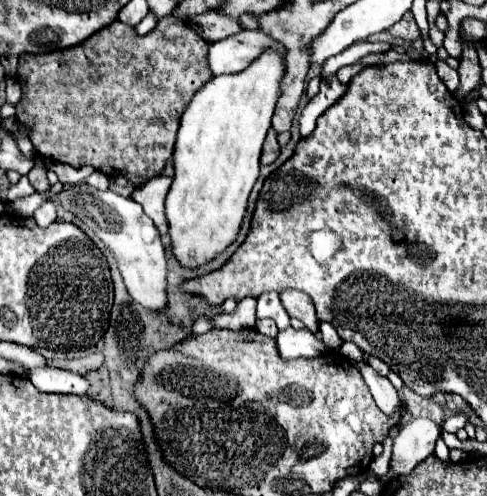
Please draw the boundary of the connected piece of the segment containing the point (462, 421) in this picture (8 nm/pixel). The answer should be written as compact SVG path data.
M458 413L446 419L441 426L443 431L456 433L459 429L464 428L469 418L464 413Z

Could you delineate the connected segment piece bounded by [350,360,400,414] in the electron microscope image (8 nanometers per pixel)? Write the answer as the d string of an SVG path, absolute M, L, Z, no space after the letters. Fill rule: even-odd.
M350 360L352 366L356 366L362 374L362 378L366 380L366 384L373 396L373 399L382 410L384 414L392 414L392 410L396 410L396 406L400 404L400 396L398 392L394 390L390 380L384 378L384 376L378 376L370 366L366 364L358 364L354 360Z

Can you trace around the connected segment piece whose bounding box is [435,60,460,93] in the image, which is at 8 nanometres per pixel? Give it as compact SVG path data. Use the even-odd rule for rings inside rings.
M437 60L435 67L438 78L446 84L446 88L448 88L450 92L454 93L454 90L458 88L460 82L457 70L451 68L446 62L440 60Z

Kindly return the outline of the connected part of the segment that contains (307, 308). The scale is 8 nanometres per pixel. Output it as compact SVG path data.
M284 290L280 294L280 298L282 298L282 304L290 316L302 320L310 332L318 332L318 318L314 312L312 298L308 298L300 290Z

